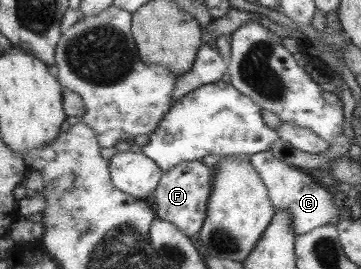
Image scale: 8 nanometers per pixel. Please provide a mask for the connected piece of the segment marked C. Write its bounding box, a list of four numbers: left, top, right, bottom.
[247,150,339,234]

